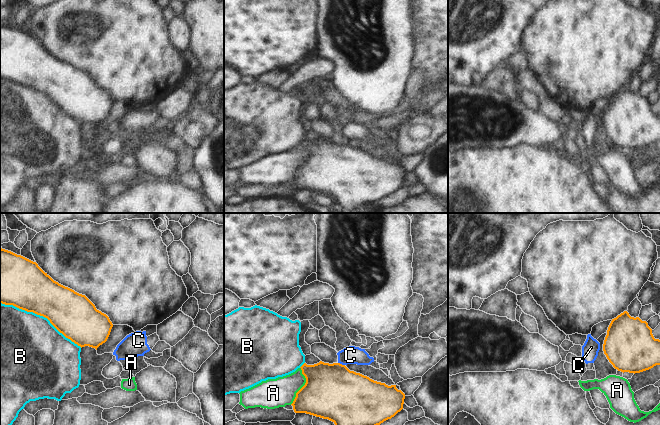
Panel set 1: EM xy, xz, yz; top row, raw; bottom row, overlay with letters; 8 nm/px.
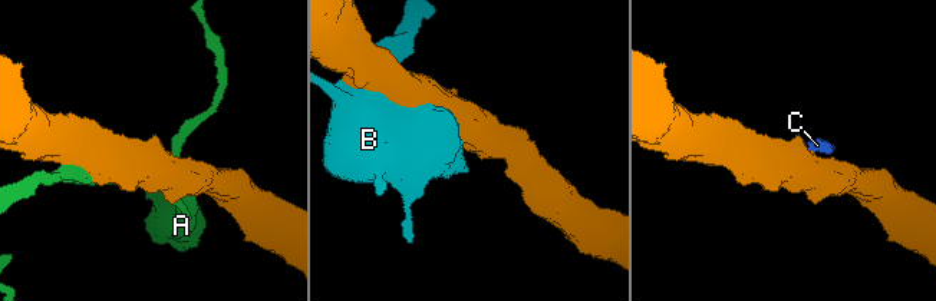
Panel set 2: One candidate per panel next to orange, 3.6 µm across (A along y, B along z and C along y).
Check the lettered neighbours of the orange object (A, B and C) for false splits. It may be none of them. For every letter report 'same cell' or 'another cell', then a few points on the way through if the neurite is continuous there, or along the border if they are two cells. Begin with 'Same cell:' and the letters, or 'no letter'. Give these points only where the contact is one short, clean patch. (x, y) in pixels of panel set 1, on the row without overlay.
Same cell: no letter
A: another cell
B: another cell
C: another cell; border xz (338, 138), (344, 141)

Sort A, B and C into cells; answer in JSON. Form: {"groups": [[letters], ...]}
{"groups": [["A"], ["B"], ["C"]]}

